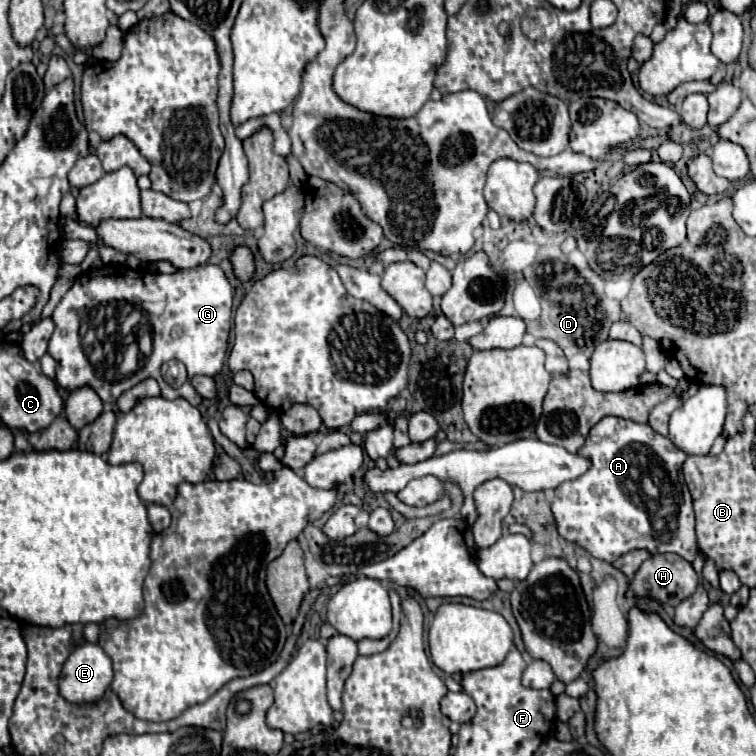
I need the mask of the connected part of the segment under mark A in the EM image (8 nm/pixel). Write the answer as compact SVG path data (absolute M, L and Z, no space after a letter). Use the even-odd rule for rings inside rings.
M606 416L600 420L600 424L596 424L590 430L586 446L578 454L588 456L592 460L592 468L580 478L562 484L554 492L554 500L552 500L552 512L562 538L566 538L568 542L576 542L584 550L588 550L594 558L606 562L614 562L616 558L620 558L622 554L634 548L646 548L652 554L674 552L688 562L694 560L698 552L696 532L694 532L694 510L692 510L692 498L686 494L686 486L682 484L682 464L686 460L686 454L680 448L676 448L666 436L654 432L648 424ZM644 478L652 480L652 484L658 488L660 492L658 498L648 498L644 494L642 490ZM630 524L634 526L632 532L628 528Z

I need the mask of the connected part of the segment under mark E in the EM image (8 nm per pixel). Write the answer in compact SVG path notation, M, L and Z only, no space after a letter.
M76 636L74 646L70 650L70 656L64 662L64 668L60 674L60 694L68 702L74 702L74 704L94 702L106 692L110 682L112 682L112 660L110 660L110 656L98 644L88 642L82 636Z

